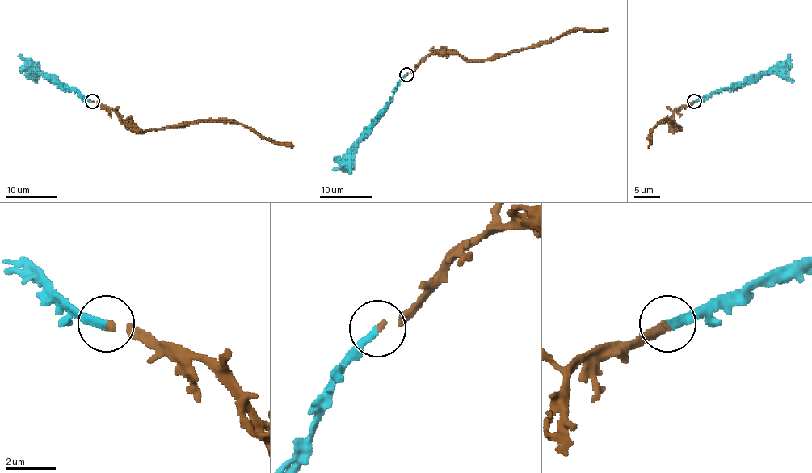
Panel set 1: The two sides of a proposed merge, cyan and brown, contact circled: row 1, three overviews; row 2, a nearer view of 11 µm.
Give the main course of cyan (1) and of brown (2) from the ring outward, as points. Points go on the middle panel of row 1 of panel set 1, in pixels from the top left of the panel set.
1: (406, 74), (397, 86), (393, 101), (372, 130), (358, 145), (355, 154), (341, 169), (332, 169)
2: (406, 74), (411, 73), (431, 54), (456, 52), (468, 59), (495, 59), (551, 42), (577, 29), (607, 28)

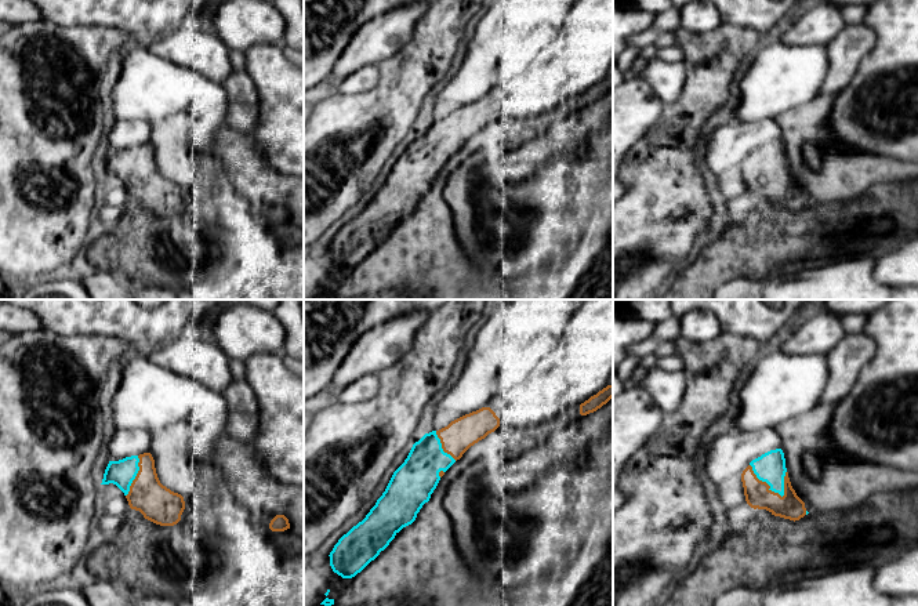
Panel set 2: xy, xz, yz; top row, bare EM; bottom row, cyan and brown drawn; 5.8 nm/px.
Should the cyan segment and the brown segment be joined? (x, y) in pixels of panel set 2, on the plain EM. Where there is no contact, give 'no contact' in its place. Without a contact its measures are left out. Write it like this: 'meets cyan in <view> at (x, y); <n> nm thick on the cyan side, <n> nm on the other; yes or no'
meets cyan in yz at (765, 171); 180 nm thick on the cyan side, 150 nm on the other; yes

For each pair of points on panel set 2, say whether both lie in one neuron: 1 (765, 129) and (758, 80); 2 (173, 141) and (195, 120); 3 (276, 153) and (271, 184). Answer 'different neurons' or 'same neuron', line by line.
1: different neurons
2: different neurons
3: different neurons

